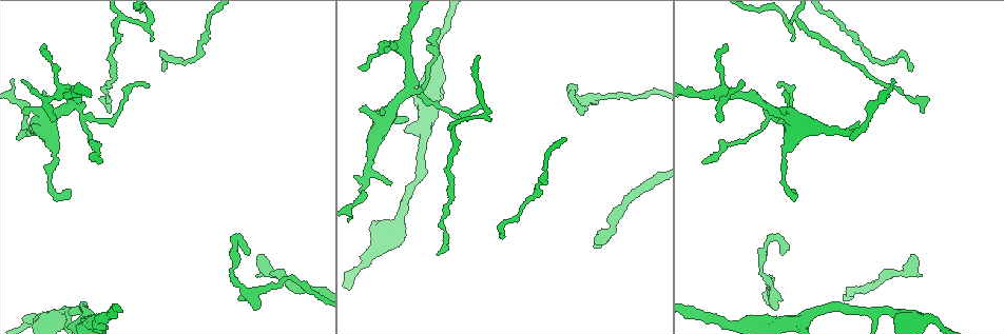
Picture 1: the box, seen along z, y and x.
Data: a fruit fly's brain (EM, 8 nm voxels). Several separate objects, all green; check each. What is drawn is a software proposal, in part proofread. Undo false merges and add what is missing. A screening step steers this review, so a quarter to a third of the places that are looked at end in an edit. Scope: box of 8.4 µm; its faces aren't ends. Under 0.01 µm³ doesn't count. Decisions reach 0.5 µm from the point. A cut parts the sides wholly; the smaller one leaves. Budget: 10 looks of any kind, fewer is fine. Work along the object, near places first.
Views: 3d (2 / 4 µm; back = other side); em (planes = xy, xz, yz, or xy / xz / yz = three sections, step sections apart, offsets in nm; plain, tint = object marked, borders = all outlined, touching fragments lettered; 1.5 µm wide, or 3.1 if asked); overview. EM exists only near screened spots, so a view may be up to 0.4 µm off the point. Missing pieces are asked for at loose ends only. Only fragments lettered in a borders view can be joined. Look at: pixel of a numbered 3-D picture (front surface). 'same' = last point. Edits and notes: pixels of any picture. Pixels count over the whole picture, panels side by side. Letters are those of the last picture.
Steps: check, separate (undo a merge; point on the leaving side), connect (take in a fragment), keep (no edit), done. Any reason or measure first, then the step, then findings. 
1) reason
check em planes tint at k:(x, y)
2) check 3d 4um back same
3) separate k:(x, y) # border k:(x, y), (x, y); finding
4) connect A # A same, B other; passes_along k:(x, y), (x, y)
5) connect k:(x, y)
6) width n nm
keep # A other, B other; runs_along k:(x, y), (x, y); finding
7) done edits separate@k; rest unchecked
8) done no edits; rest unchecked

branch stops here
check em xz step 4 borders at 1:(701, 162)

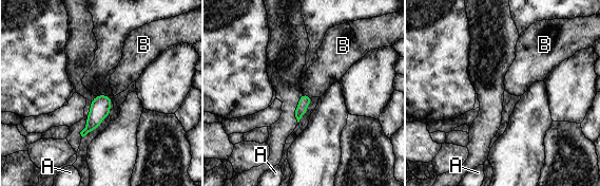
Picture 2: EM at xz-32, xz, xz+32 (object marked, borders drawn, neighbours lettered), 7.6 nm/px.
another direction
check em planes borders same

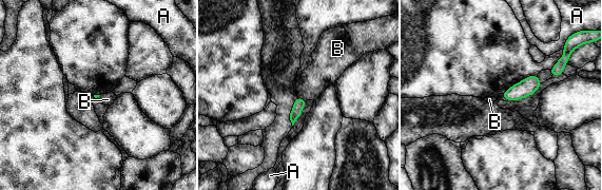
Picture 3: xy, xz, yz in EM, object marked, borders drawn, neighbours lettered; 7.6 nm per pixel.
keep # A other, B other; border 3:(297, 95), (306, 100); no lettered fragment goes on from it

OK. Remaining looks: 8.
free end
check em planes borders at 1:(488, 118)

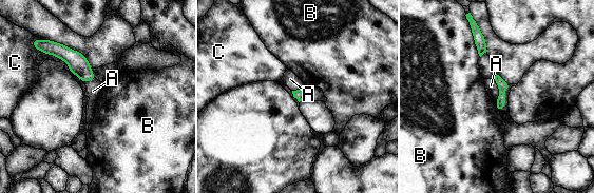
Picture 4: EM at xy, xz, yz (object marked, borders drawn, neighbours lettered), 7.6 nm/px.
width 70 nm
keep # A other, B other, C other; border 4:(494, 79), (498, 88), (495, 102); no lettered fragment goes on from it

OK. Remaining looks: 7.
check em xz step 8 borders at 1:(44, 45)

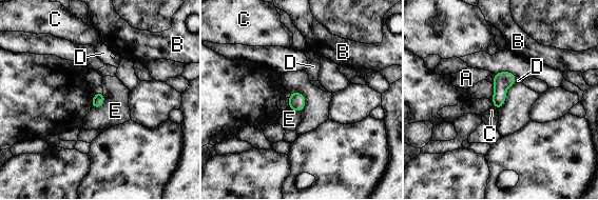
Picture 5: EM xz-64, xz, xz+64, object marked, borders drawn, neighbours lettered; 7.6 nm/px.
another direction
check em planes borders same

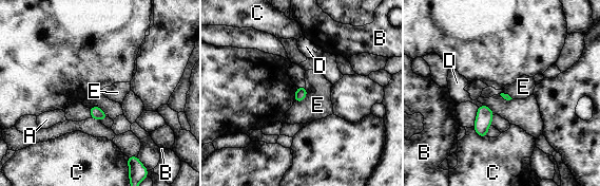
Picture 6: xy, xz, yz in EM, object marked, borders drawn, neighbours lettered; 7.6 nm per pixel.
keep # A other, B other, C other, D other, E other; border 6:(306, 87), (306, 96), (296, 103); none of them fits

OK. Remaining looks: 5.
an open end
check em planes borders at 1:(782, 253)

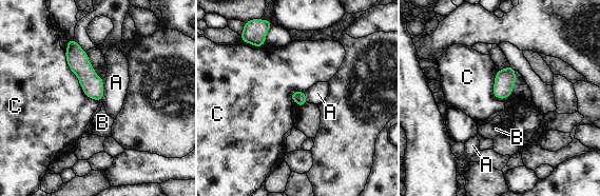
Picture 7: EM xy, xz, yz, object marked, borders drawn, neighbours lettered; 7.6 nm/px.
keep # A other, B other, C other; border 7:(64, 53), (66, 64), (81, 86); no lettered fragment goes on from it

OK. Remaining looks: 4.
done no edits; rest unchecked

